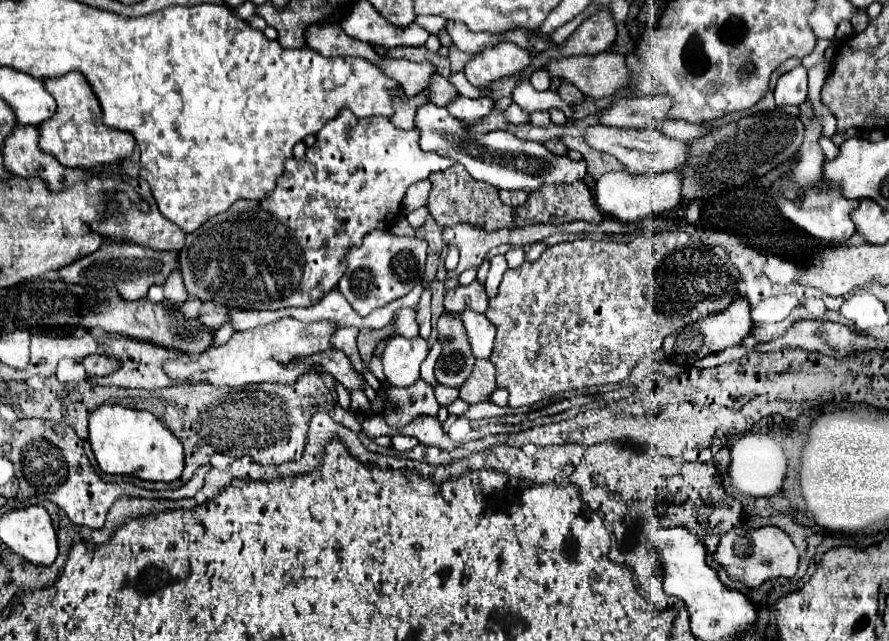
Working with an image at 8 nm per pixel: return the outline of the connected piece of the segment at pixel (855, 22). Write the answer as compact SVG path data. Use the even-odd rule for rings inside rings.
M858 9L854 15L852 15L852 19L850 19L850 23L852 23L852 27L854 27L854 31L862 31L862 29L866 29L866 25L870 23L870 17L868 17L868 13L866 11L862 11L862 9Z

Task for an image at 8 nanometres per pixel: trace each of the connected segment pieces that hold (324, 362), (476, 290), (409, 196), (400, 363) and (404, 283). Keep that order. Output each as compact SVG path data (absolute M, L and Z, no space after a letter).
M332 349L330 353L314 353L314 357L310 357L310 361L314 361L314 365L322 365L322 373L330 373L348 391L352 391L356 387L364 389L364 385L366 385L364 377L360 377L360 373L356 373L350 367L350 359L342 351Z
M476 279L466 287L458 285L454 289L448 289L446 295L444 295L444 307L446 307L446 311L472 309L476 313L484 313L486 307L488 307L488 297L486 297L484 283L480 283Z
M422 179L422 181L416 181L414 185L410 185L404 199L402 199L402 213L408 215L414 209L424 207L428 203L428 193L430 193L430 181L428 179Z
M392 337L382 353L382 365L392 387L410 387L420 379L420 363L428 355L428 343L422 337Z
M390 231L368 233L360 247L352 247L348 253L348 269L338 283L340 293L354 307L354 311L366 317L370 311L388 305L390 301L404 297L424 275L426 263L426 239L420 237L396 237Z

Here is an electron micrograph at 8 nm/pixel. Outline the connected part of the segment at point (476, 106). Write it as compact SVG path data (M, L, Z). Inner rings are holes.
M460 97L458 101L448 105L448 111L452 117L466 121L468 125L484 119L490 111L492 111L492 99L468 99L468 97Z

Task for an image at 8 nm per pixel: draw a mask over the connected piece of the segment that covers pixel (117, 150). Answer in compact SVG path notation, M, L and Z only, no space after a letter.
M66 73L56 79L44 79L44 87L48 93L58 101L58 109L52 119L44 121L40 131L40 149L54 155L62 165L66 167L78 167L78 169L96 169L96 167L108 167L114 163L124 161L134 151L134 137L126 131L106 127L102 123L102 109L96 101L94 91L90 89L88 81L84 81L82 73Z

